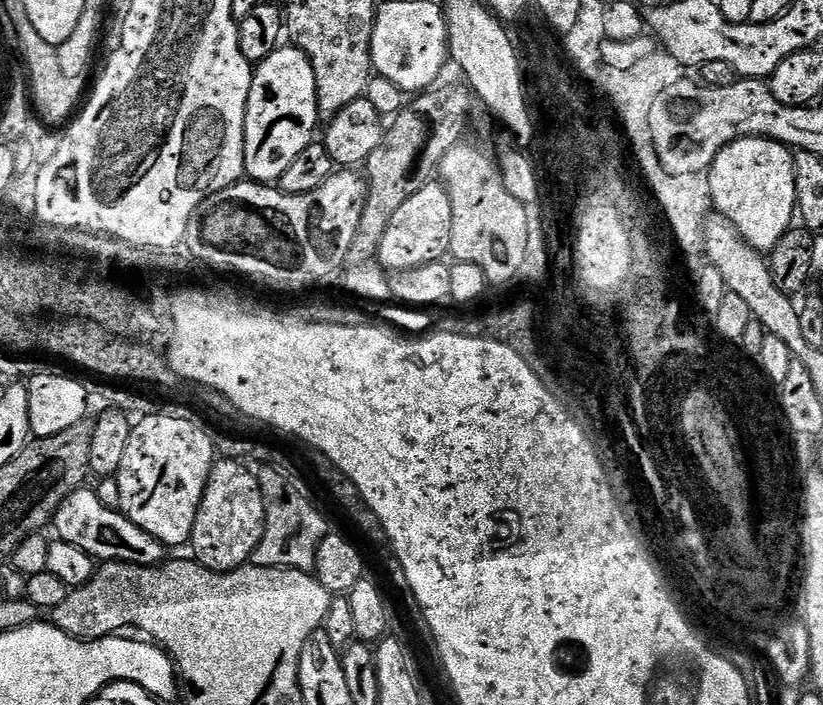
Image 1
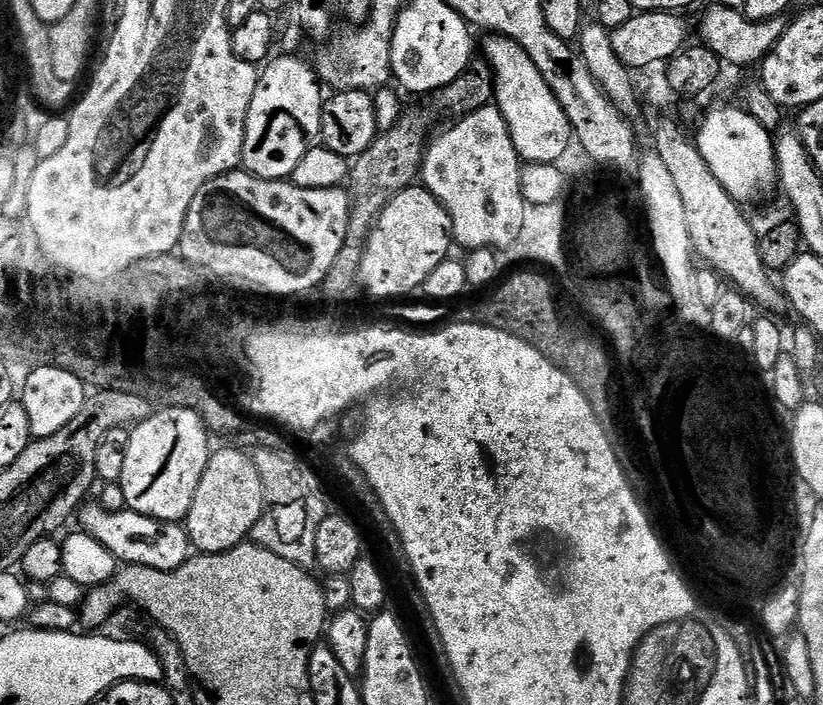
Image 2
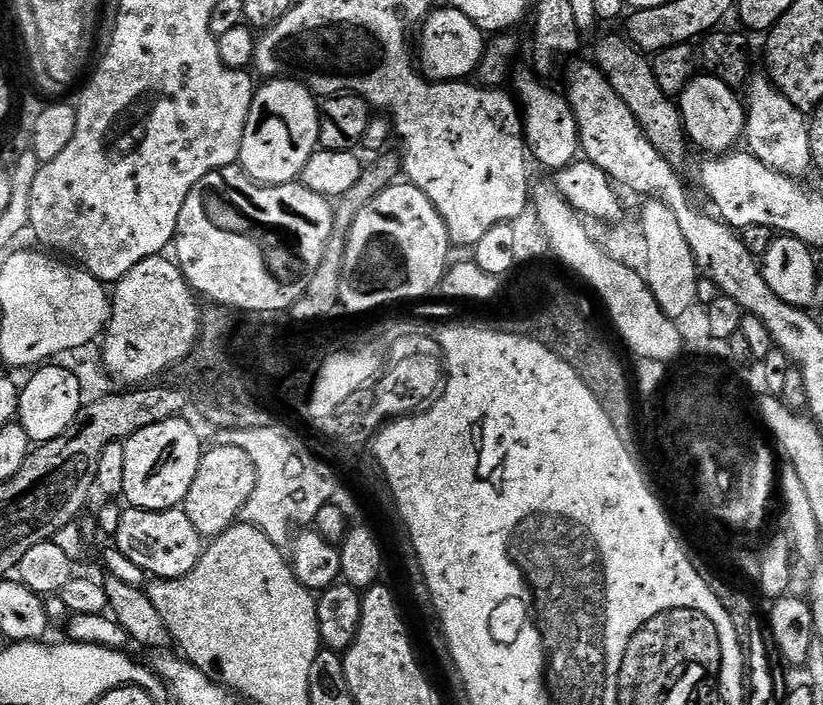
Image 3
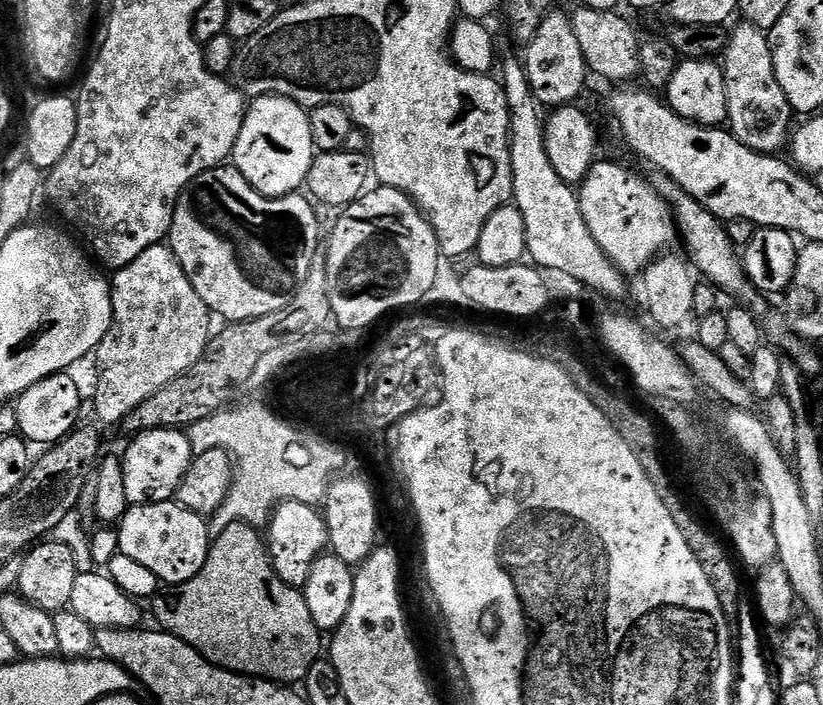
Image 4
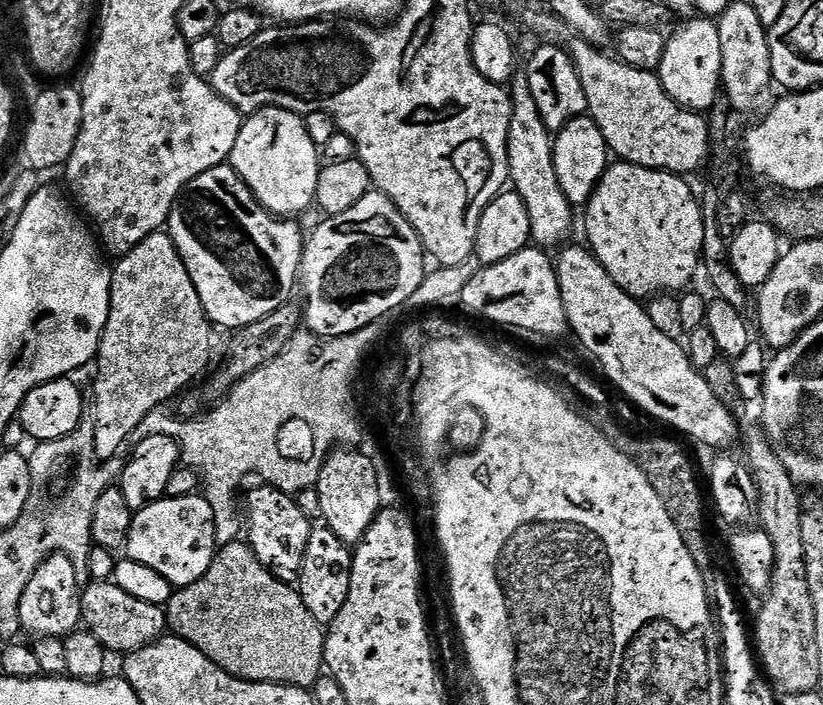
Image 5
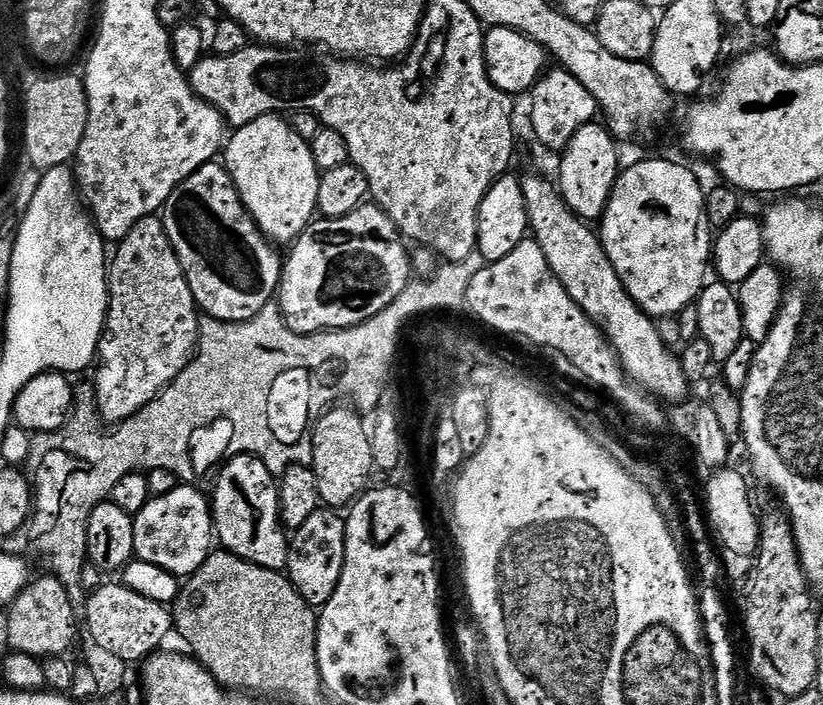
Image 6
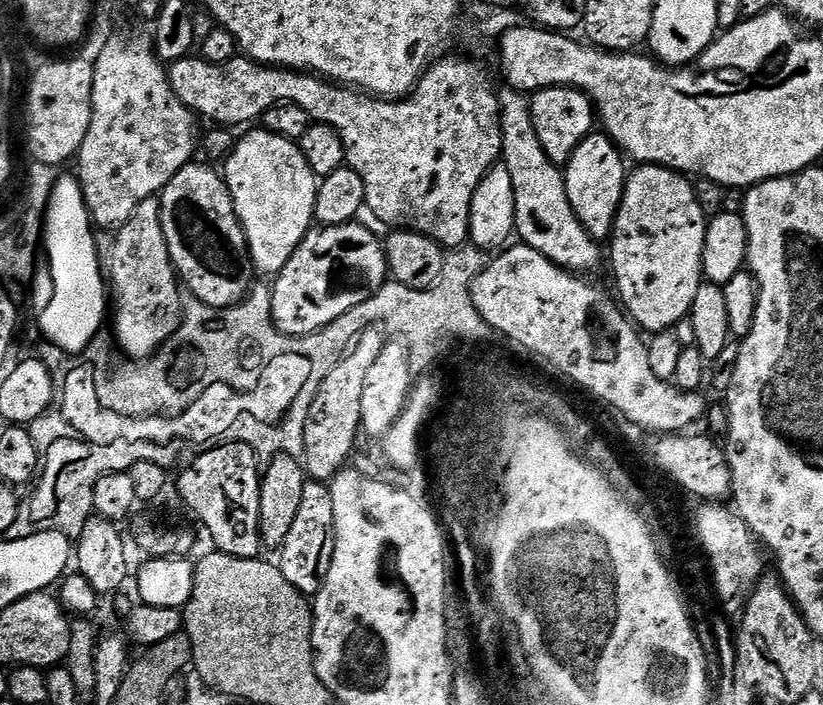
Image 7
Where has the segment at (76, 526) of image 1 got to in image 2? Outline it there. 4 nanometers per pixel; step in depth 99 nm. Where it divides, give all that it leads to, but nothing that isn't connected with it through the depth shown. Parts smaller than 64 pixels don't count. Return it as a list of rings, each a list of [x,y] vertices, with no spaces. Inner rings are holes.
[[[88,502],[79,509],[79,527],[88,535],[93,536],[110,554],[114,554],[117,561],[124,566],[136,565],[142,568],[153,568],[156,571],[169,572],[178,570],[190,555],[188,530],[183,523],[161,523],[159,520],[143,516],[137,512],[127,510],[107,510],[99,503]]]

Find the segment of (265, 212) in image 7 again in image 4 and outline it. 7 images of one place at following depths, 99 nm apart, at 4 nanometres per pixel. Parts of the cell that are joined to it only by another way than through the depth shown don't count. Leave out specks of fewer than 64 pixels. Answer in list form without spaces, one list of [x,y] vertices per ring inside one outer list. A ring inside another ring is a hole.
[[[258,96],[247,105],[242,134],[238,134],[238,142],[230,160],[244,175],[246,182],[250,182],[250,186],[254,186],[254,190],[263,196],[290,196],[299,193],[307,185],[310,166],[317,154],[310,134],[310,118],[301,104],[285,96]]]

